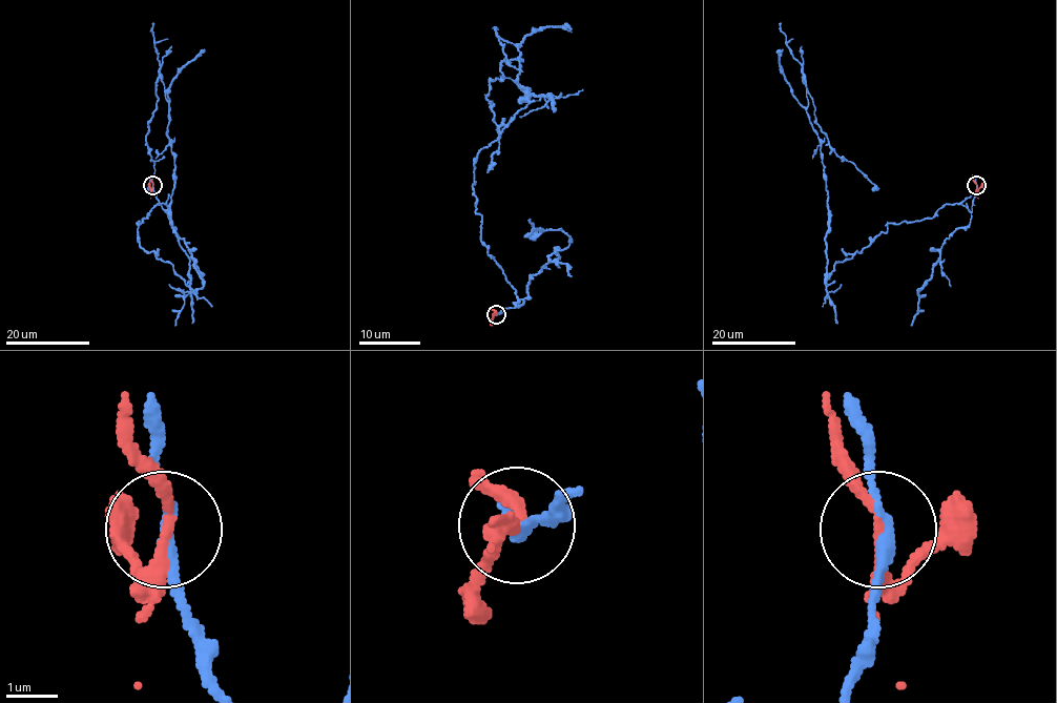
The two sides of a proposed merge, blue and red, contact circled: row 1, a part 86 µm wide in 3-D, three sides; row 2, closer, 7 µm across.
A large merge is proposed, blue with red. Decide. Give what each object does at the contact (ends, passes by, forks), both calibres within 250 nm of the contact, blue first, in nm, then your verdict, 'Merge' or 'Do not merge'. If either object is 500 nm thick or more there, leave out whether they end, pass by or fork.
At the ring blue passes by. At the ring red passes by. Thickness 200 nm (blue) against 240 nm. Do not merge

